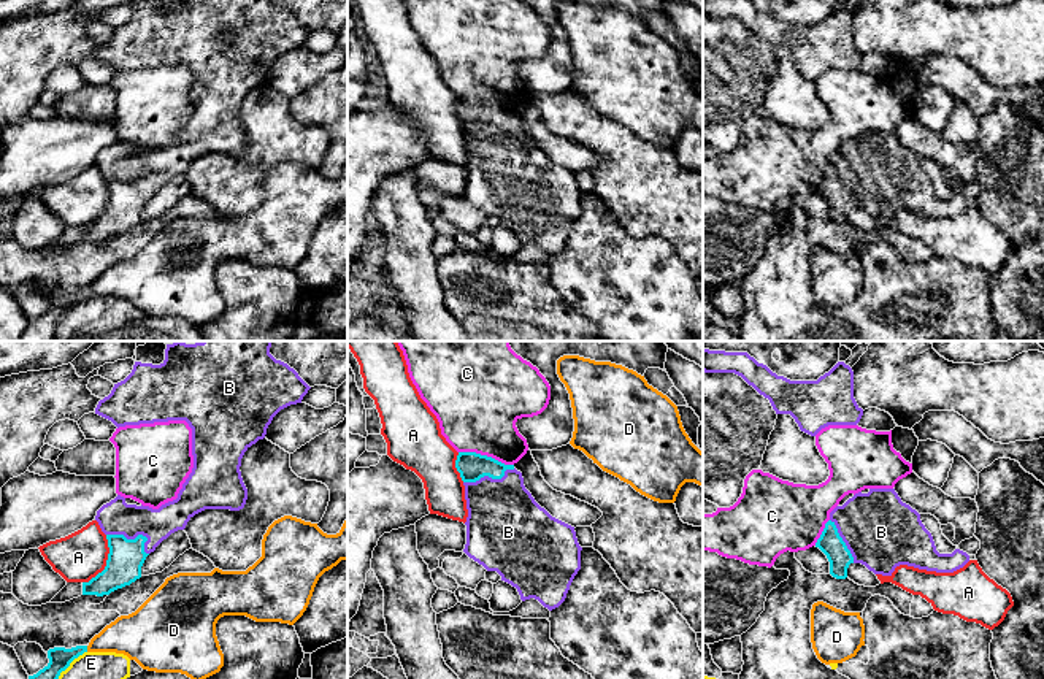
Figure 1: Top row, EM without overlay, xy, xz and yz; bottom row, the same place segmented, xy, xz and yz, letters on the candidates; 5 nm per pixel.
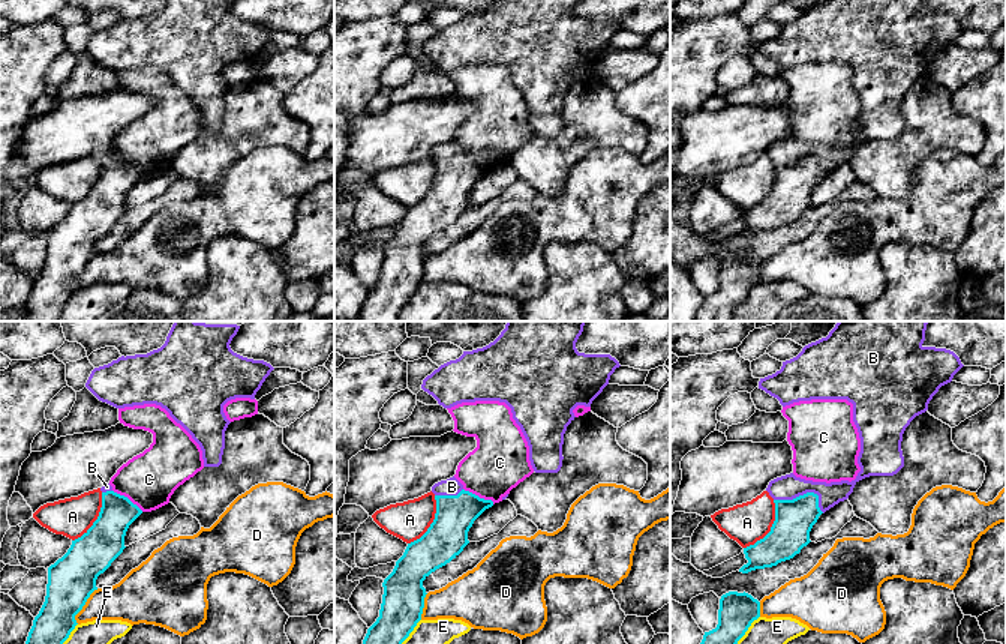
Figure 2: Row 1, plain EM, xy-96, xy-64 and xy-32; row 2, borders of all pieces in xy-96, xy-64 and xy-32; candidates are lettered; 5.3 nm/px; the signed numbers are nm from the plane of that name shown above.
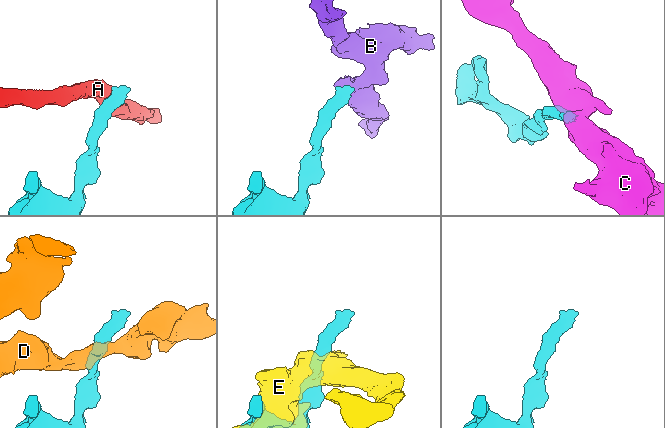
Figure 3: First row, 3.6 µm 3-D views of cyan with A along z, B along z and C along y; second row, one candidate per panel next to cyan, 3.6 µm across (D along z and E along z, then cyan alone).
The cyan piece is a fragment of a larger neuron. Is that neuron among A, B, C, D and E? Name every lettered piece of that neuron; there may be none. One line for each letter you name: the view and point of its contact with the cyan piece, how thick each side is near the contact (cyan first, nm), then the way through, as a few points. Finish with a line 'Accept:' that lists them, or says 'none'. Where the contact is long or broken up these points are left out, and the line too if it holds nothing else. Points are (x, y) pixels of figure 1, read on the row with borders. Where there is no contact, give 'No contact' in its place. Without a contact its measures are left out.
B: Touches cyan at xy (135, 538). Thickness 180 nm (cyan) against 180 nm. Path across: xy (126, 557), (129, 544), (135, 538), (116, 517)
Accept: B

